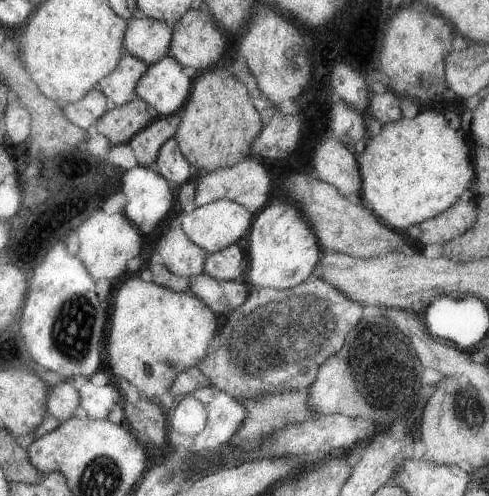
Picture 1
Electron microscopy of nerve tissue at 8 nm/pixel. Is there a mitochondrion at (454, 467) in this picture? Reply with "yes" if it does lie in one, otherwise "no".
no

